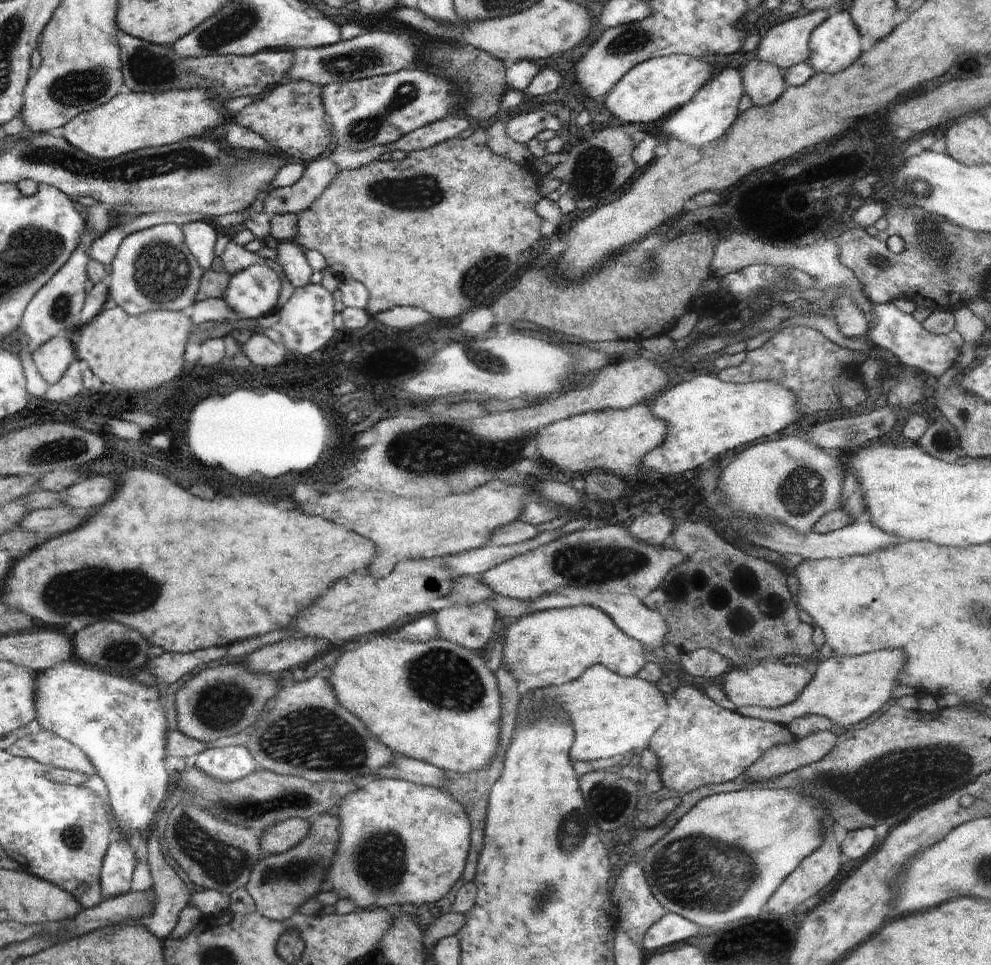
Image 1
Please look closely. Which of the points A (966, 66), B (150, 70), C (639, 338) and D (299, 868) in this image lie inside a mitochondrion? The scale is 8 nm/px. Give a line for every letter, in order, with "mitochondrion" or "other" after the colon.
A: other
B: mitochondrion
C: other
D: mitochondrion

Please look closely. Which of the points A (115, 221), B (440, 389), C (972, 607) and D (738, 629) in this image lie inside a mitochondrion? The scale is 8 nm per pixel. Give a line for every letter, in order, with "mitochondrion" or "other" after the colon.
A: other
B: other
C: mitochondrion
D: mitochondrion

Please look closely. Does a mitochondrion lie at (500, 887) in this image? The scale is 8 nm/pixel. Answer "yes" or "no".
no

